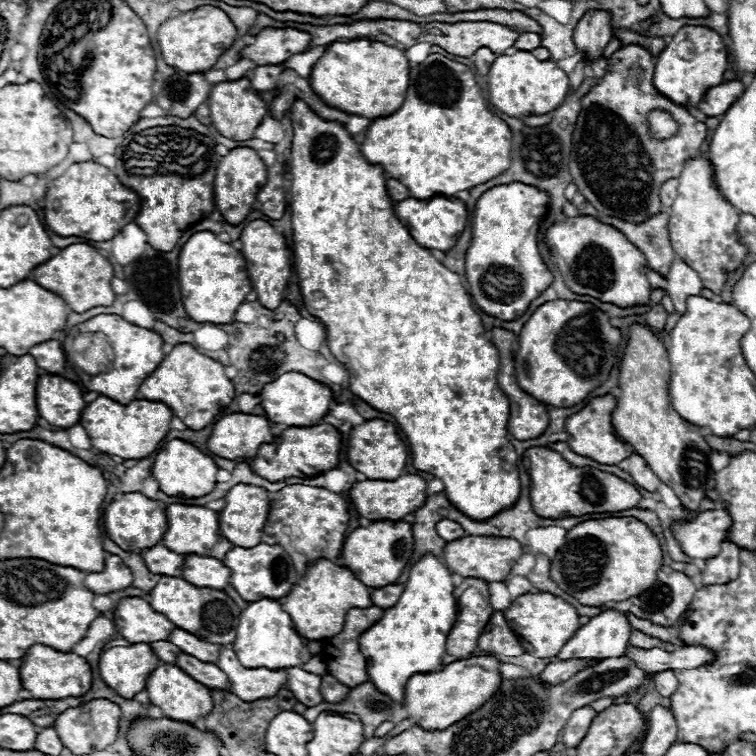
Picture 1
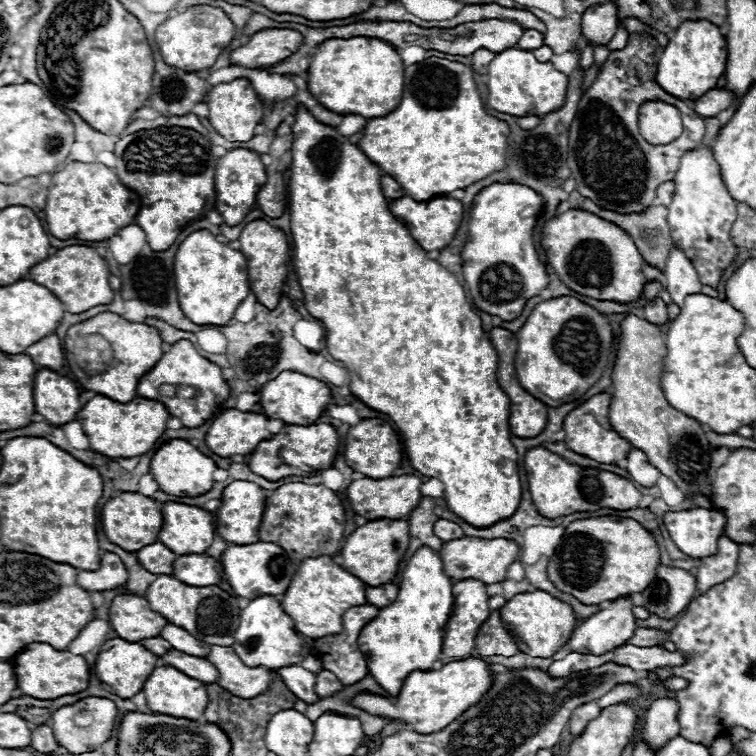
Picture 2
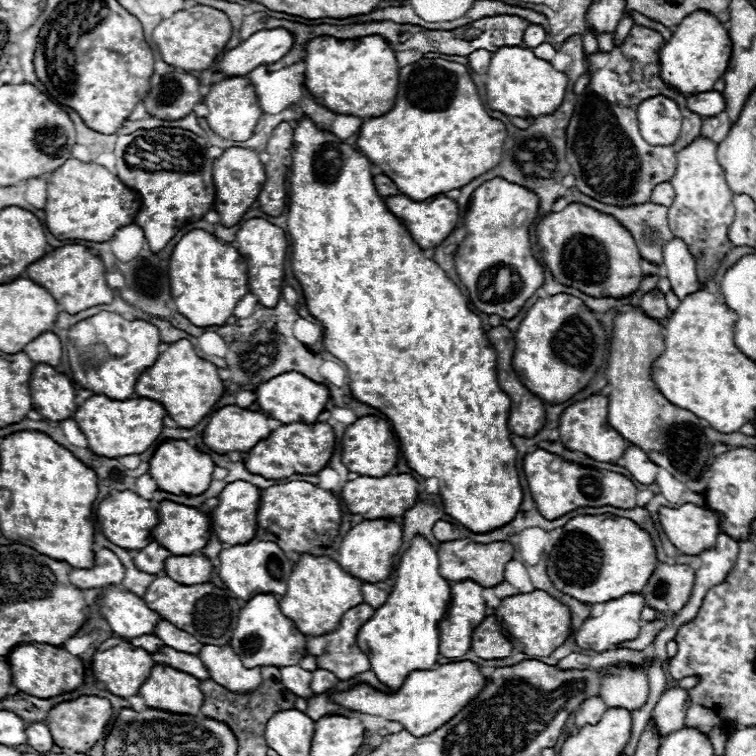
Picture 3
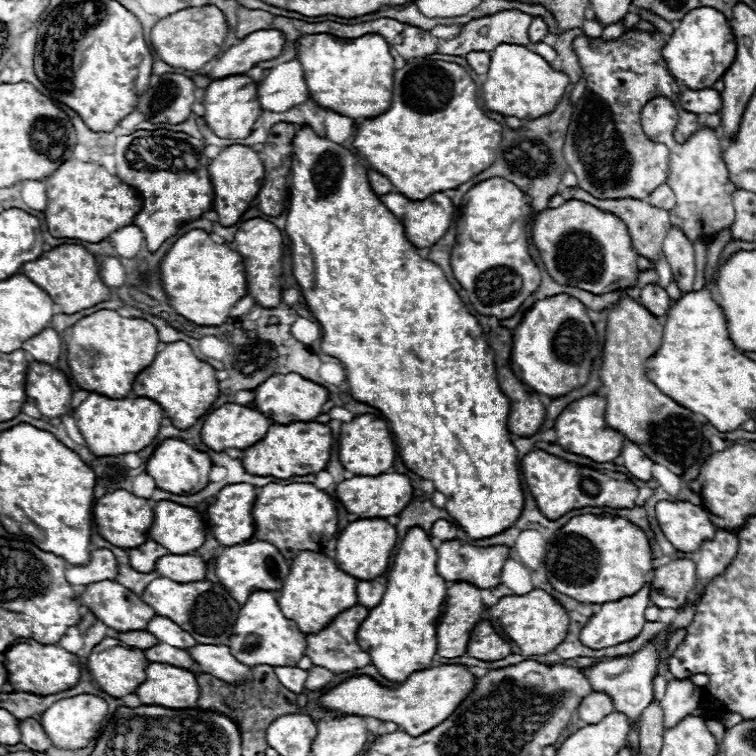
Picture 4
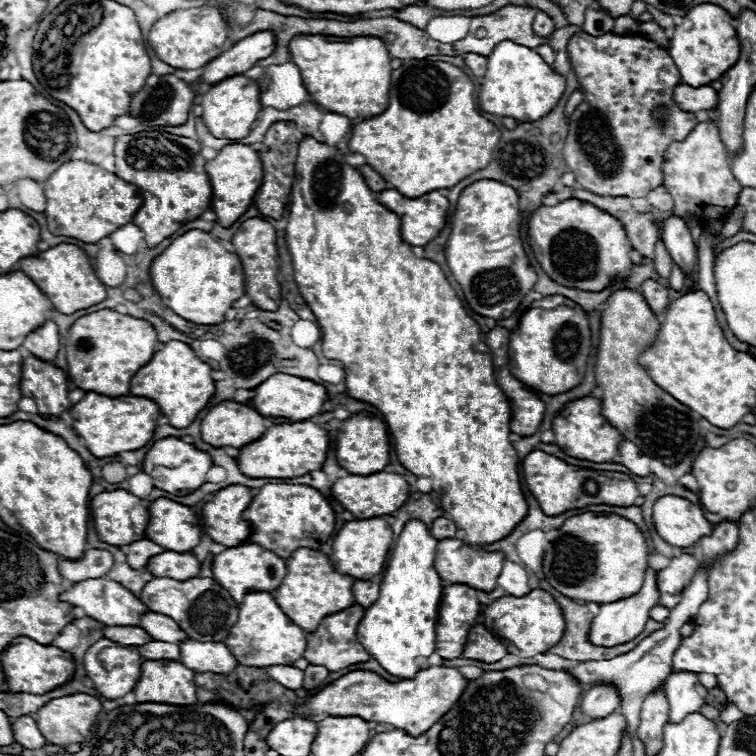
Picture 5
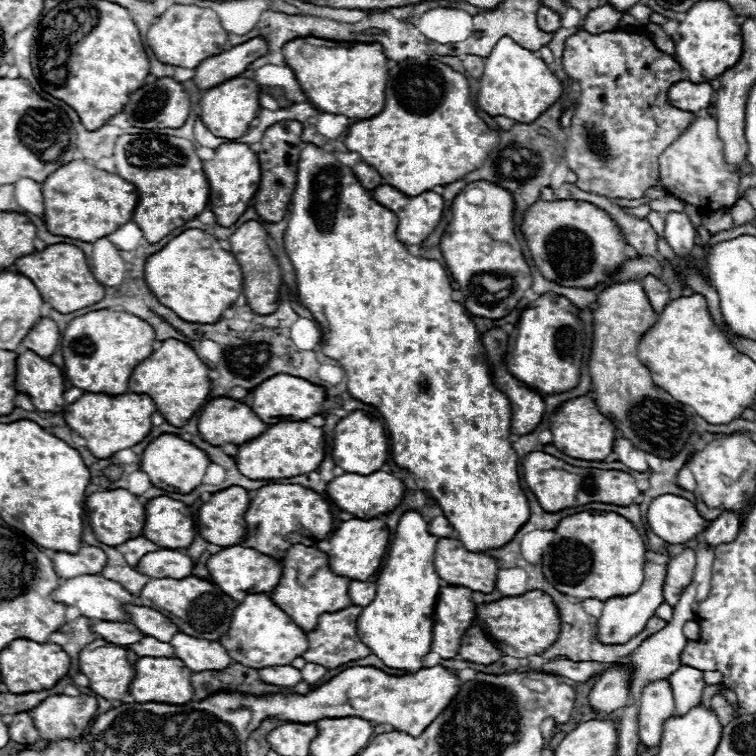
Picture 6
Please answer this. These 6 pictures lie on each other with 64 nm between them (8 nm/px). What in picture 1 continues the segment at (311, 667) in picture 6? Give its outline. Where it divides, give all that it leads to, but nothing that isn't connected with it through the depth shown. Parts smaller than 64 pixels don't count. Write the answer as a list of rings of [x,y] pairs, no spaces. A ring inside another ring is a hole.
[[[324,674],[322,676],[322,684],[320,684],[320,694],[322,694],[322,698],[326,700],[326,702],[340,702],[340,700],[344,700],[346,698],[346,694],[348,694],[348,686],[344,686],[344,684],[340,684],[334,676],[330,676],[330,674]]]

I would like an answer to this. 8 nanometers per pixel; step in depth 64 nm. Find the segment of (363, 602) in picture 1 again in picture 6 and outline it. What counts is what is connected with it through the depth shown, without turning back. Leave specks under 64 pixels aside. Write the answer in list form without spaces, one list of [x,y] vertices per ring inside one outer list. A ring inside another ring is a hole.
[[[294,544],[288,548],[284,560],[282,560],[282,578],[276,584],[276,588],[270,592],[272,602],[282,608],[304,632],[310,632],[316,628],[316,622],[320,614],[324,612],[338,612],[342,608],[350,606],[348,598],[348,584],[350,580],[344,576],[336,576],[326,562],[326,554],[318,548]]]

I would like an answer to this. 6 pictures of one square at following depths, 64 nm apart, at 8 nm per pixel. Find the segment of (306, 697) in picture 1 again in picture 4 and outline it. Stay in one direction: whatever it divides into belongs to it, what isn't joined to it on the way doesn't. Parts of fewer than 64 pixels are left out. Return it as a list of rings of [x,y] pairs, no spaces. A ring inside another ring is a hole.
[[[276,666],[274,672],[276,672],[276,678],[280,680],[280,684],[284,684],[288,690],[292,690],[296,694],[306,692],[306,688],[304,688],[306,678],[308,678],[306,670],[300,670],[296,666]]]

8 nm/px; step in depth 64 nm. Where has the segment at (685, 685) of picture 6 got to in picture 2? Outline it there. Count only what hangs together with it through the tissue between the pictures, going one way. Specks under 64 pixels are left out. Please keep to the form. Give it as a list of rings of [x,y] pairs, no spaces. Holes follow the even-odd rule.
[[[674,696],[658,698],[652,702],[642,726],[642,738],[650,744],[654,752],[658,752],[672,736],[680,732],[678,710],[680,704]]]

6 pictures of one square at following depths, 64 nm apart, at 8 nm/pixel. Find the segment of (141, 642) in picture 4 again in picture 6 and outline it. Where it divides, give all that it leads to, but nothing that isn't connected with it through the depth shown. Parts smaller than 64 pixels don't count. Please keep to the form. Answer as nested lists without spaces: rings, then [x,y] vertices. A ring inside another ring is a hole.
[[[96,620],[96,622],[92,624],[92,630],[94,630],[100,638],[104,638],[104,640],[108,640],[108,642],[114,642],[114,644],[118,644],[118,646],[134,644],[134,642],[138,642],[138,640],[144,636],[134,624],[128,624],[128,622],[116,624],[116,622],[108,622],[108,620]]]

